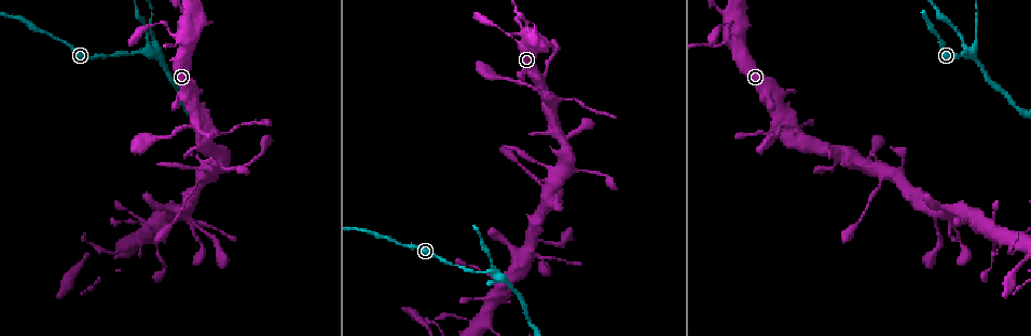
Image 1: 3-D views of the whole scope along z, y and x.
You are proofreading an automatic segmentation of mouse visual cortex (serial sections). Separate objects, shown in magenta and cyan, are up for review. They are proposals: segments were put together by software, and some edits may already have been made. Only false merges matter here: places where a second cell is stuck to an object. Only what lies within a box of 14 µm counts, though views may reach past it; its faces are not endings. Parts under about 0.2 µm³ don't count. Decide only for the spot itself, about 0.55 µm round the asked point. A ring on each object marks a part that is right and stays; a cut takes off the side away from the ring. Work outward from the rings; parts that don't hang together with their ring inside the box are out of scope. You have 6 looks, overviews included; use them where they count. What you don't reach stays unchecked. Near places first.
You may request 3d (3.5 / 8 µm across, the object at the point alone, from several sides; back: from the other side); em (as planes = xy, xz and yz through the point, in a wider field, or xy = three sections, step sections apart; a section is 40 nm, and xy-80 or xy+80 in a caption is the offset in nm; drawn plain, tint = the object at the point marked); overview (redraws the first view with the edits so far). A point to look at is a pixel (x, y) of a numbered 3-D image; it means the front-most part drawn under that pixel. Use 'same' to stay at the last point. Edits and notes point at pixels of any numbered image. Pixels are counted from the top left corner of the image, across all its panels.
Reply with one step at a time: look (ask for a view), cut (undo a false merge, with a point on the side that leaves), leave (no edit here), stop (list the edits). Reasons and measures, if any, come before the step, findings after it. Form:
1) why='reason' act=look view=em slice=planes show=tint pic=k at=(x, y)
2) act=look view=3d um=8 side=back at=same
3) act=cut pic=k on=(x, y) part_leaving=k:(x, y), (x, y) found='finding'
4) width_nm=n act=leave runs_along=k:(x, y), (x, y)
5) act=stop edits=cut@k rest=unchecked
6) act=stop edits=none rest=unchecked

why='arms part here' act=look view=3d um=3.5 pic=1 at=(144, 54)

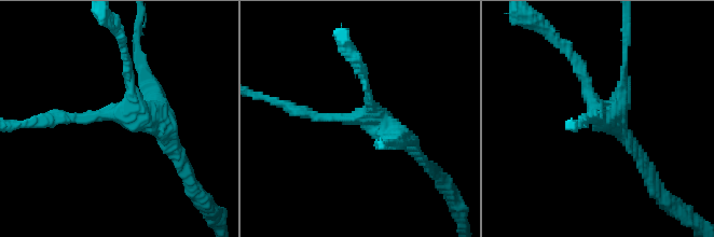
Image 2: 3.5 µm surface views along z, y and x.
why='now the EM' act=look view=em slice=xy step=3 show=tint pic=2 at=(366, 116)

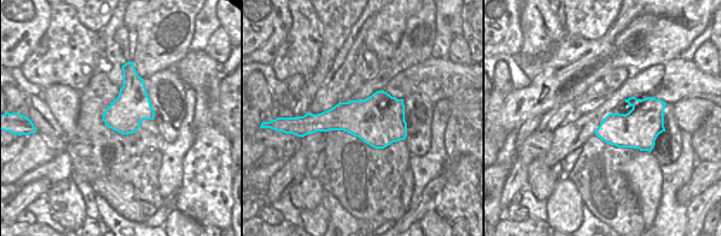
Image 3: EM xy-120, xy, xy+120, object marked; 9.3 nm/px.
width_nm=480 act=leave runs_along=2:(293, 109), (380, 121), (416, 153) found='continuous, no second cell'

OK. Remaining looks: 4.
why='thin arm on a thick one' act=look view=3d um=3.5 pic=1 at=(197, 122)

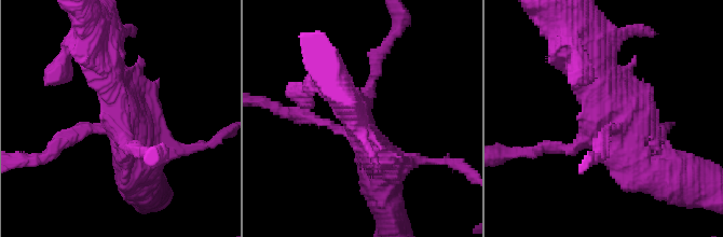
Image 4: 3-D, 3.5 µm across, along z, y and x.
why='need the tissue' act=look view=em slice=xy step=5 show=tint pic=4 at=(622, 111)

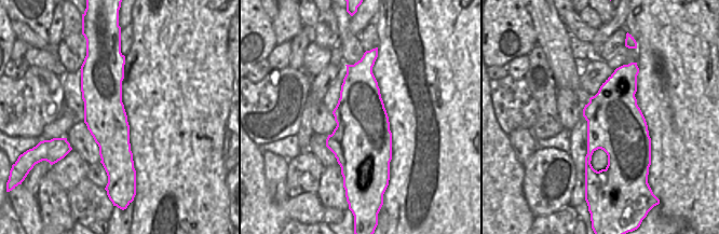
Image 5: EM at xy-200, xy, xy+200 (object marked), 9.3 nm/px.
act=leave runs_along=4:(585, 54), (654, 164) found='continuous, no second cell'

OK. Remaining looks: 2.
why='three arms meet' act=look view=3d um=3.5 pic=1 at=(728, 41)

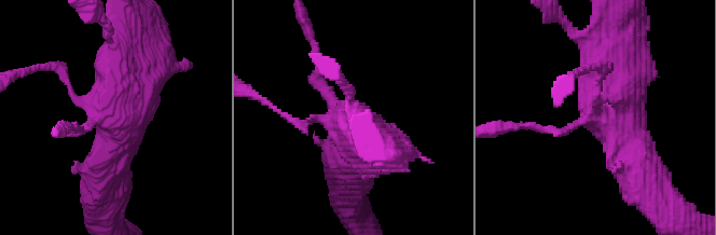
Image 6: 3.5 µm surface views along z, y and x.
act=look view=em slice=xy step=5 show=tint pic=6 at=(106, 114)

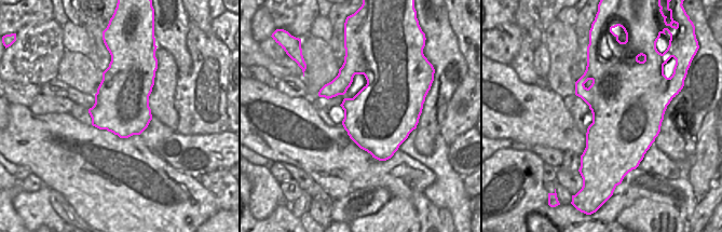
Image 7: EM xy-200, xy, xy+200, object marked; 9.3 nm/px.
act=leave runs_along=6:(646, 180), (607, 118), (599, 54) found='continuous, no second cell'

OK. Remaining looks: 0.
act=stop edits=none rest=unchecked

